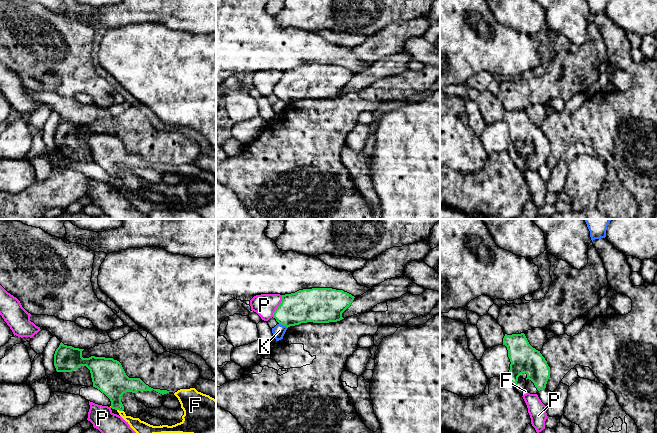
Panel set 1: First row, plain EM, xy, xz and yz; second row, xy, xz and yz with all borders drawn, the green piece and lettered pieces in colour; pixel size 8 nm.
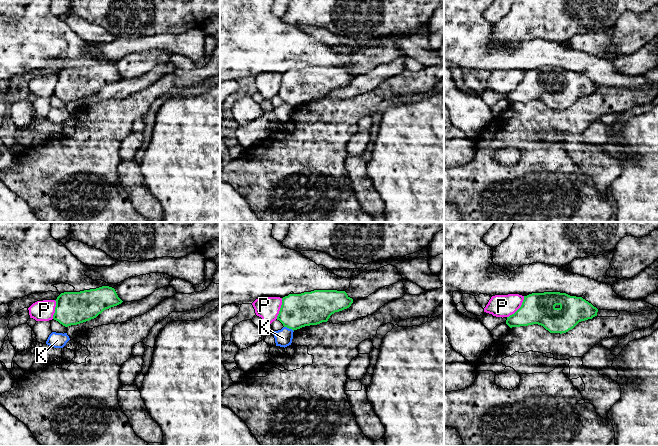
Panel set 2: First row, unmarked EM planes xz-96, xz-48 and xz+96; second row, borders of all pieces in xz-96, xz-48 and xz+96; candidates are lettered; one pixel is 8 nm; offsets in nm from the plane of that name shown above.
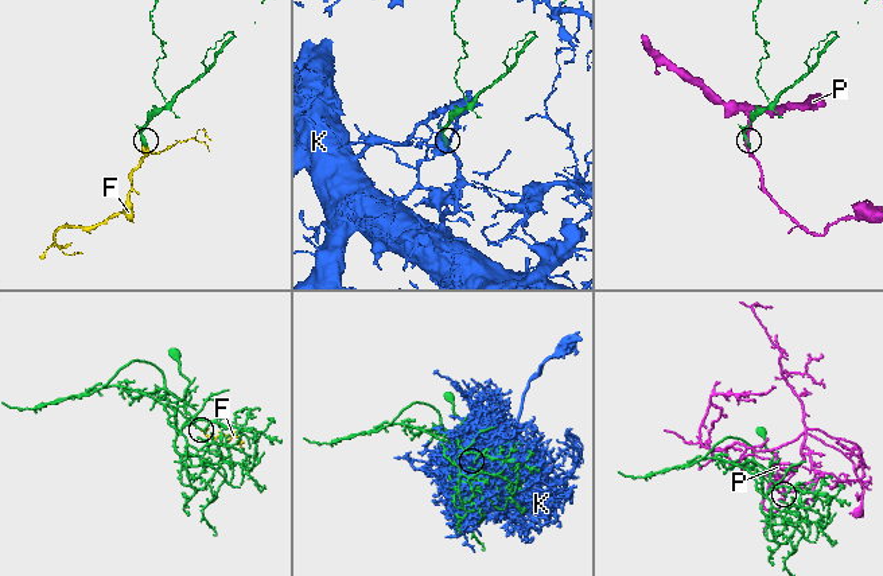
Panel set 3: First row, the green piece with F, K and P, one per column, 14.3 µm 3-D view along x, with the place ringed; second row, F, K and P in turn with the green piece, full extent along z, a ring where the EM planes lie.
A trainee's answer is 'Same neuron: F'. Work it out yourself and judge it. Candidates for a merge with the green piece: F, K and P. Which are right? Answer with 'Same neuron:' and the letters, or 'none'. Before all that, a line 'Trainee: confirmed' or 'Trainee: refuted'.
Trainee: confirmed
Same neuron: F

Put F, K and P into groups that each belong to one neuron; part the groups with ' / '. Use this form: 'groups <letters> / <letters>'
groups F / K / P

